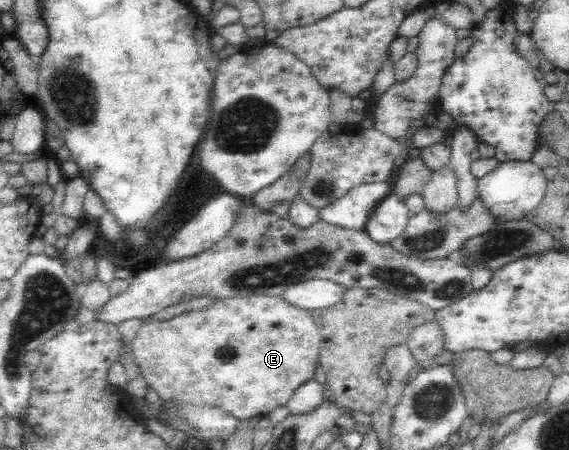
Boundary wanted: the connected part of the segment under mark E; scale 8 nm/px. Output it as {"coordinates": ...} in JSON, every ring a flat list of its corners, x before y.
{"coordinates":[[233,296,233,298,219,298,218,301,210,307,202,310,186,311,180,316,175,316,171,320,154,320,145,318,141,320,139,331,132,340,132,354,134,362,139,366,144,380,157,392,165,401,177,399,179,401,189,401,197,405,209,404,217,405,227,413,241,419,252,419,253,417,266,416,277,406,286,404,293,396,294,390,301,386,305,380,314,376,315,364,318,361,318,352,320,349,319,330,313,321,311,311,303,310,289,304,277,296]]}

